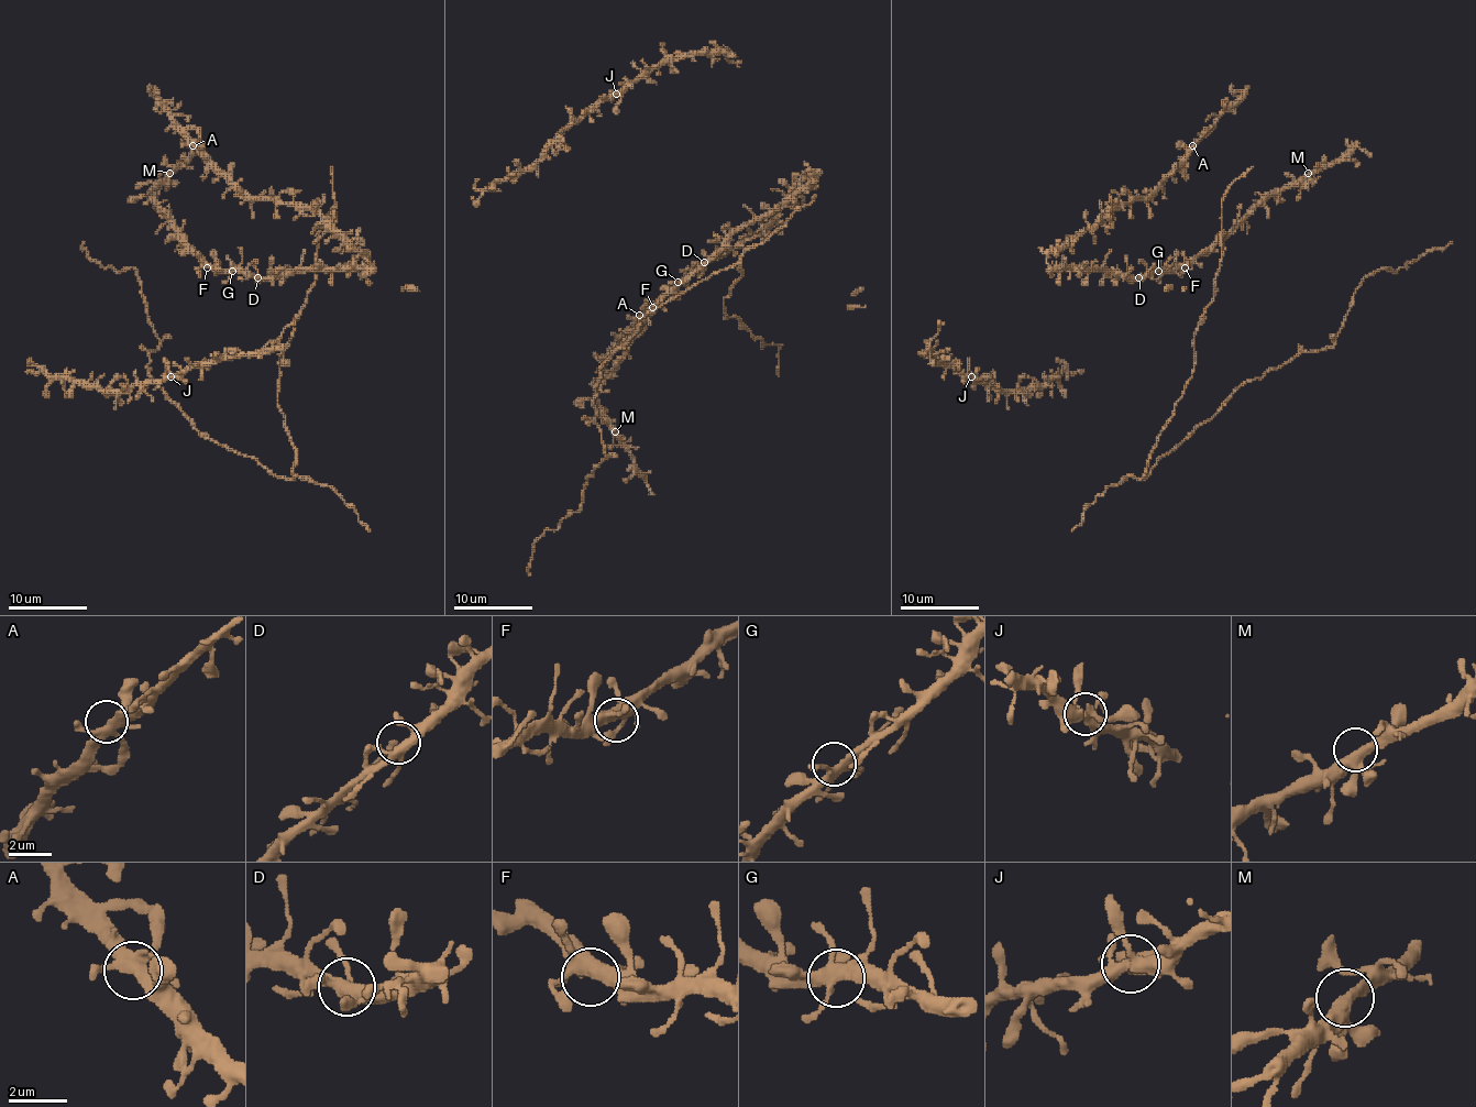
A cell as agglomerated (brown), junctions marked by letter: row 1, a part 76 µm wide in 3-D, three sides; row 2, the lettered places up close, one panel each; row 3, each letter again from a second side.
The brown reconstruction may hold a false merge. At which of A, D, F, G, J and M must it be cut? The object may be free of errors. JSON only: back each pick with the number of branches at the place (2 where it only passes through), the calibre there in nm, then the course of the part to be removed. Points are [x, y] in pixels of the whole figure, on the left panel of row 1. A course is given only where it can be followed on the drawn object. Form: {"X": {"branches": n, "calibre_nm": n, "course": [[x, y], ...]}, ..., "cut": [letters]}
{"cut": []}

